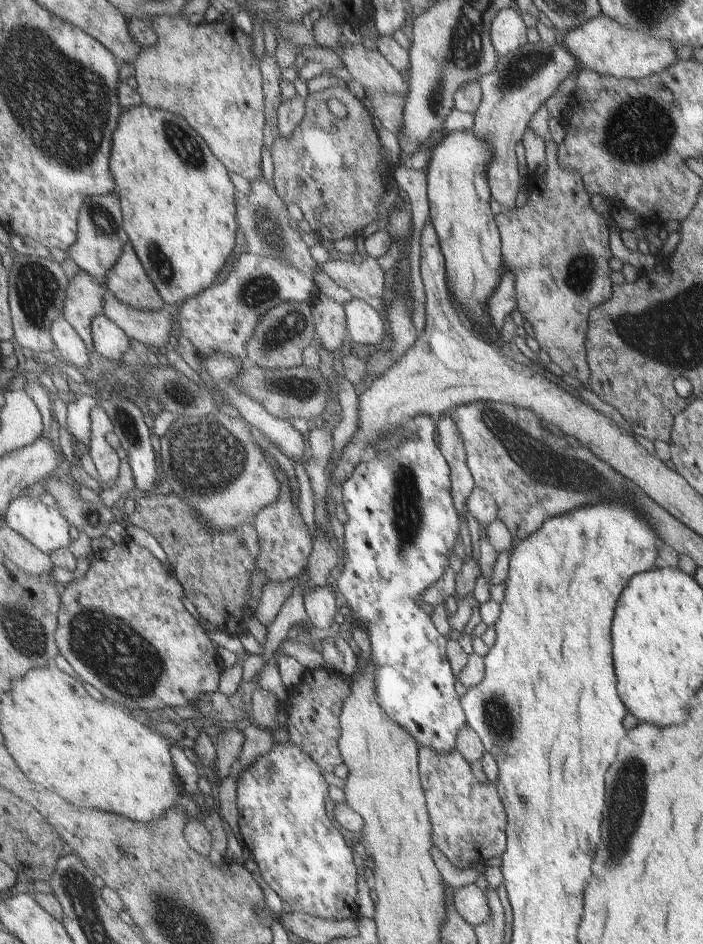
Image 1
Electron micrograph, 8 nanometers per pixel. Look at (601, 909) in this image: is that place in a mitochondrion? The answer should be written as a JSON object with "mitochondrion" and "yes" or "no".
{"mitochondrion":"yes"}

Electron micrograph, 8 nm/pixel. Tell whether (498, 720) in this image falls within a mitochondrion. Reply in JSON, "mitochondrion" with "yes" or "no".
{"mitochondrion":"yes"}

